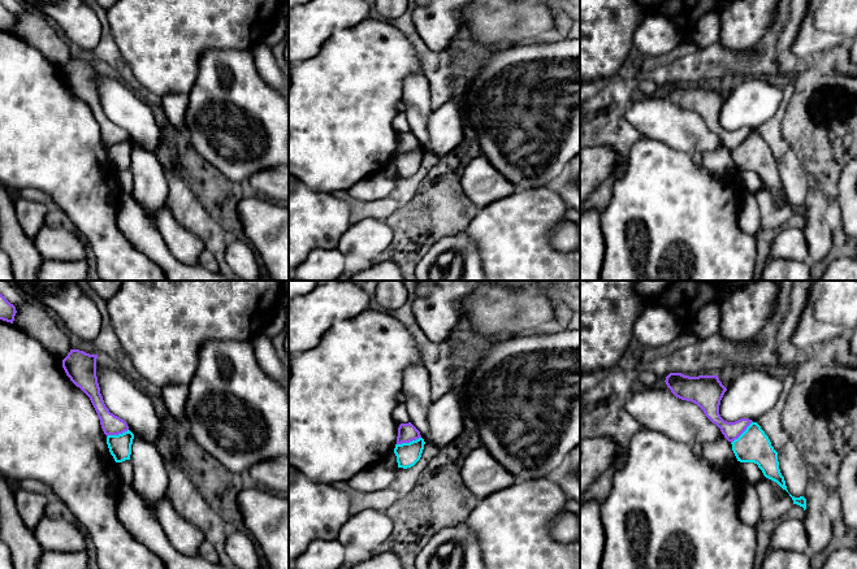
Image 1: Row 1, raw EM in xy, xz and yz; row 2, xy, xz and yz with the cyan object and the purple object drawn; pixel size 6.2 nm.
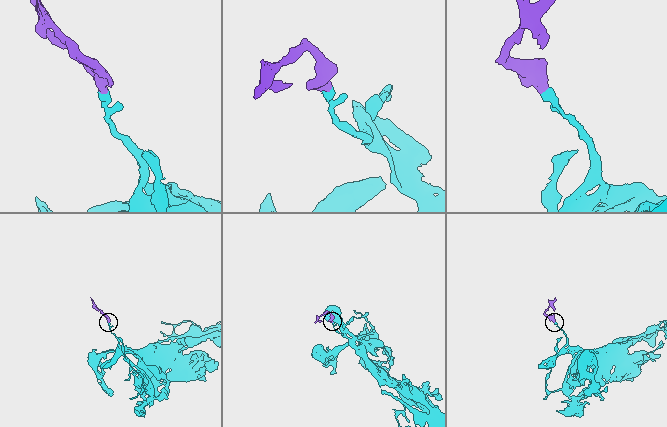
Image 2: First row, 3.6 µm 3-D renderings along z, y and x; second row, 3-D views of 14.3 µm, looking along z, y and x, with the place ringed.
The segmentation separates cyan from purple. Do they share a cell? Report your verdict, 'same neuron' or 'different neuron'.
different neuron

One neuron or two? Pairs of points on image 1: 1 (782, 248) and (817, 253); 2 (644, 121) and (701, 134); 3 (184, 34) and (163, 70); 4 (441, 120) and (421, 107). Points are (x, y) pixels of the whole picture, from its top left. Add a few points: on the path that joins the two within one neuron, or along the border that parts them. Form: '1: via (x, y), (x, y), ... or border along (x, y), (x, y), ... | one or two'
1: border along (801, 229), (809, 260) | two
2: via (658, 121), (687, 131) | one
3: via (174, 43), (164, 53), (164, 61) | one
4: border along (433, 111), (427, 121), (427, 140), (424, 143) | two

